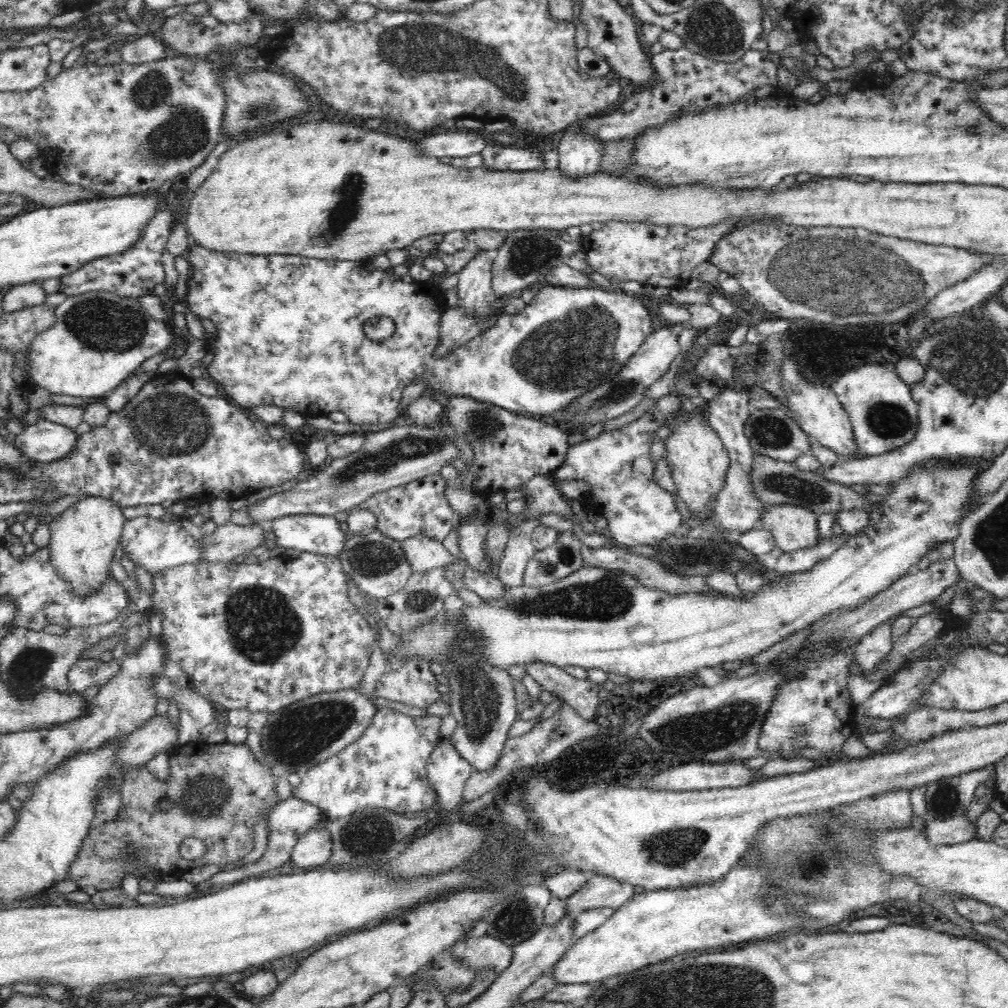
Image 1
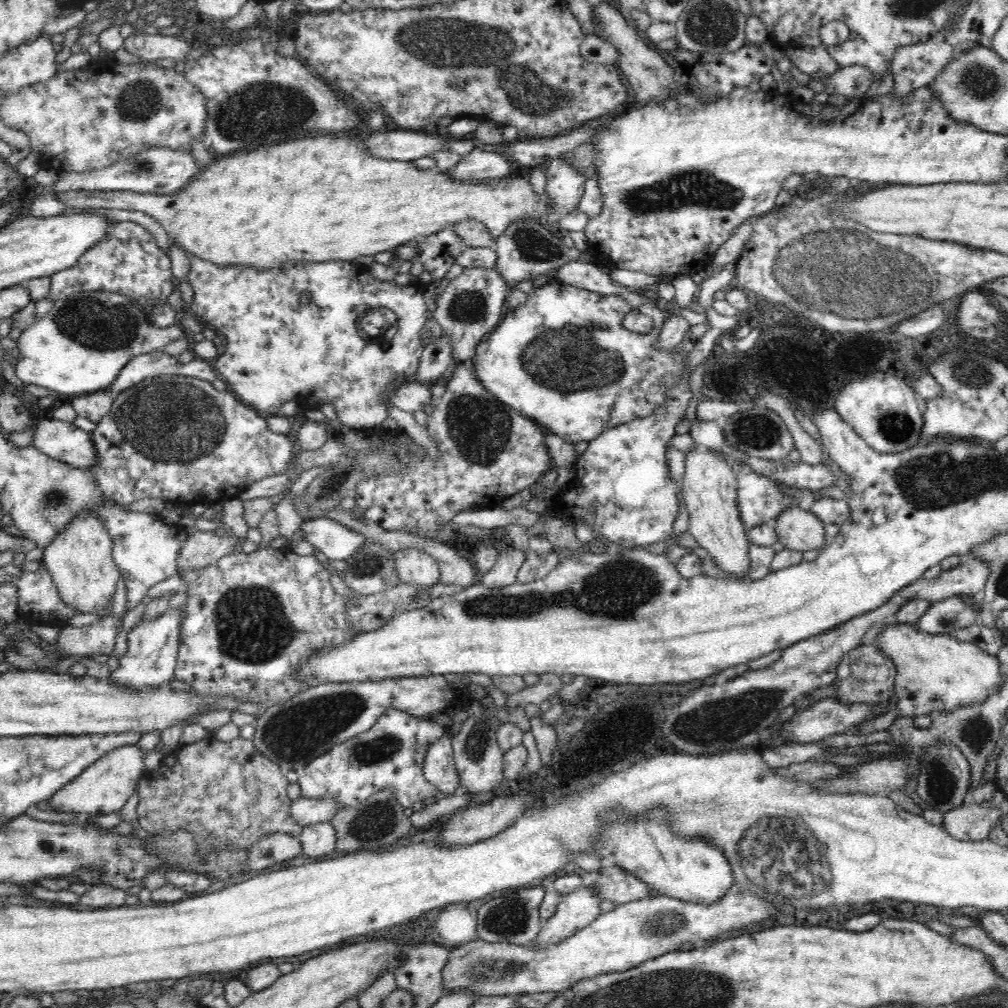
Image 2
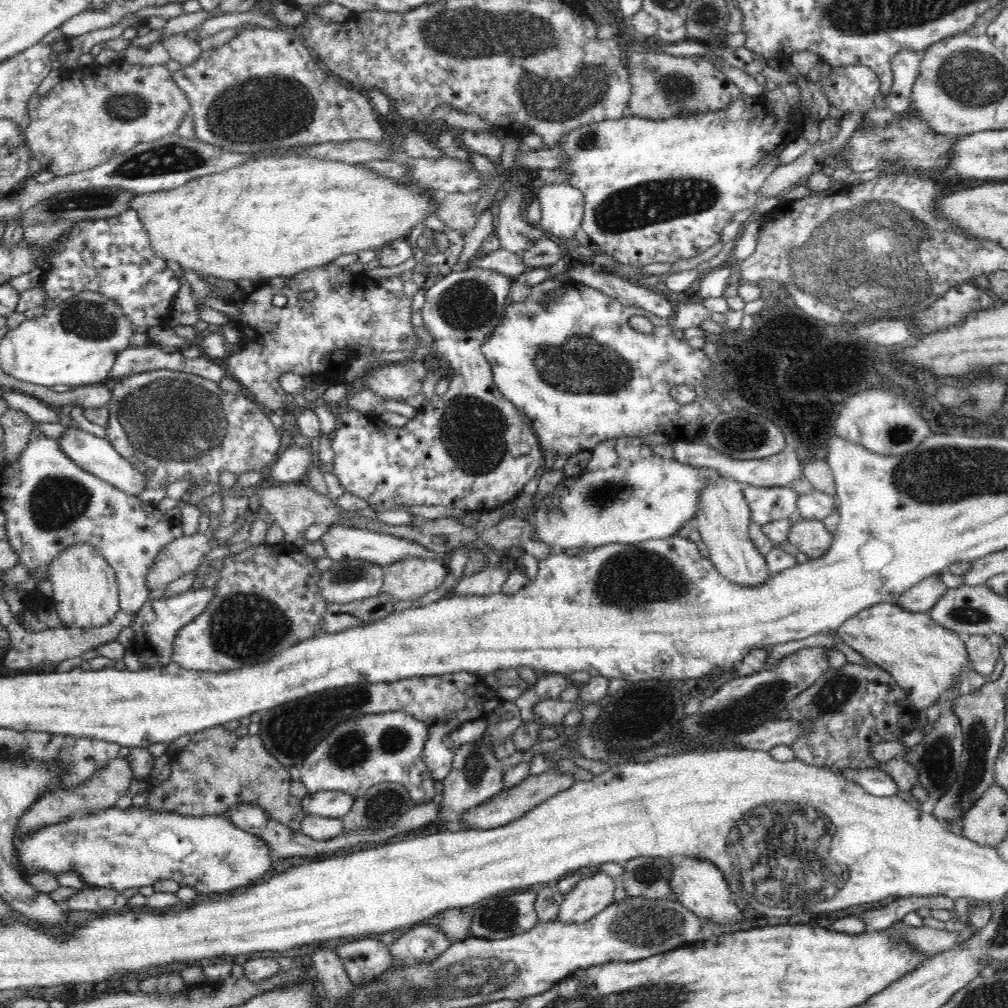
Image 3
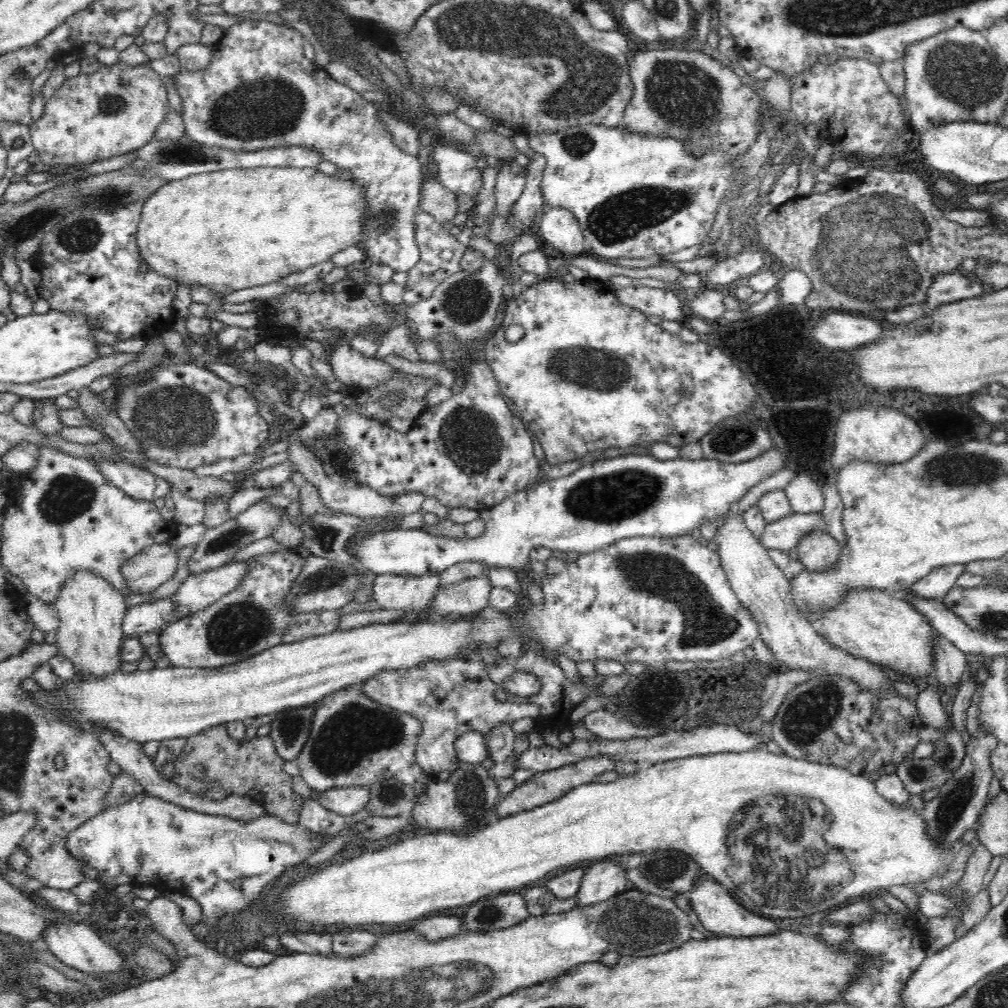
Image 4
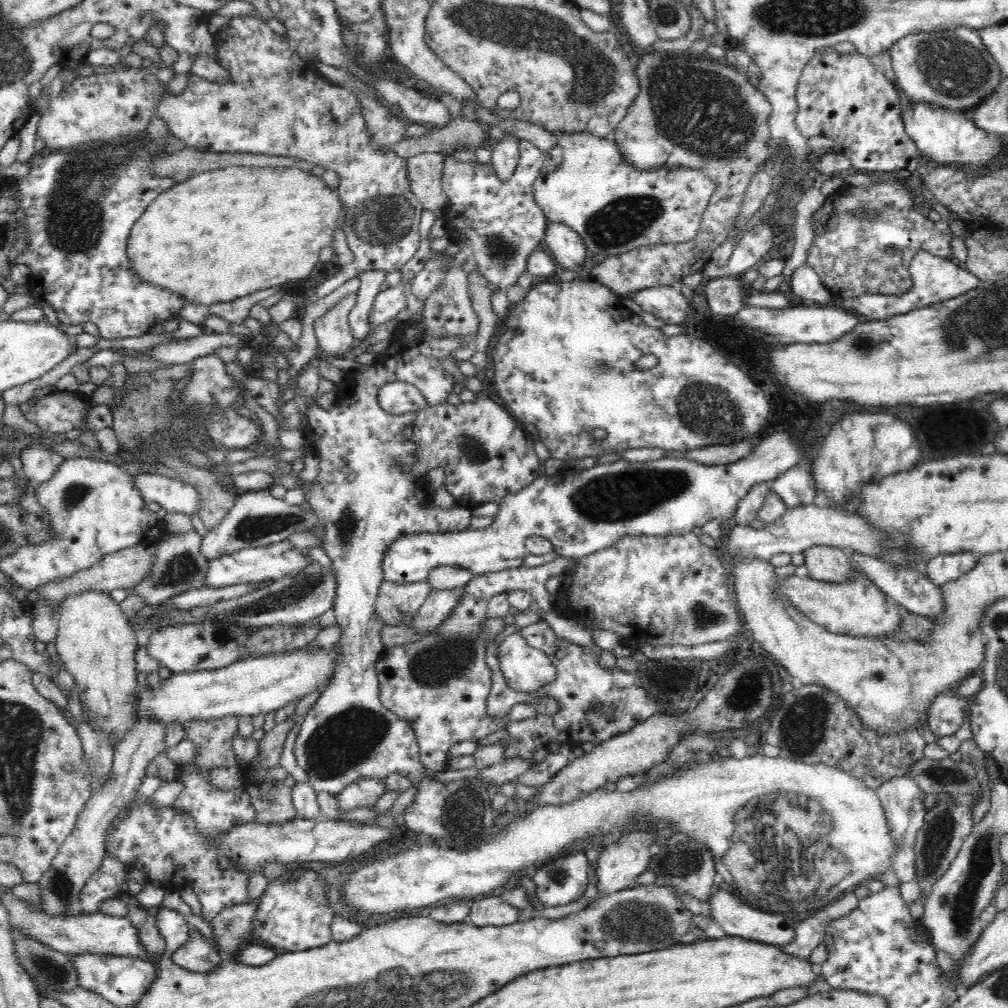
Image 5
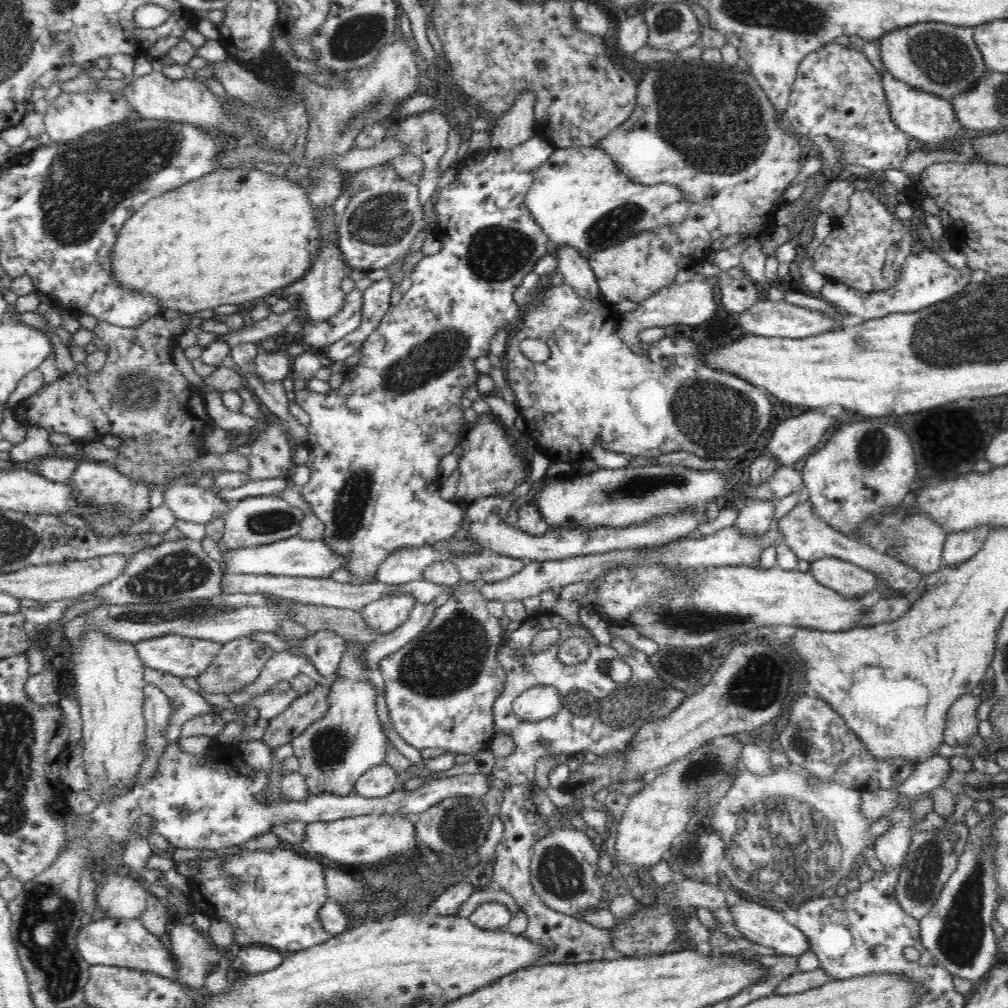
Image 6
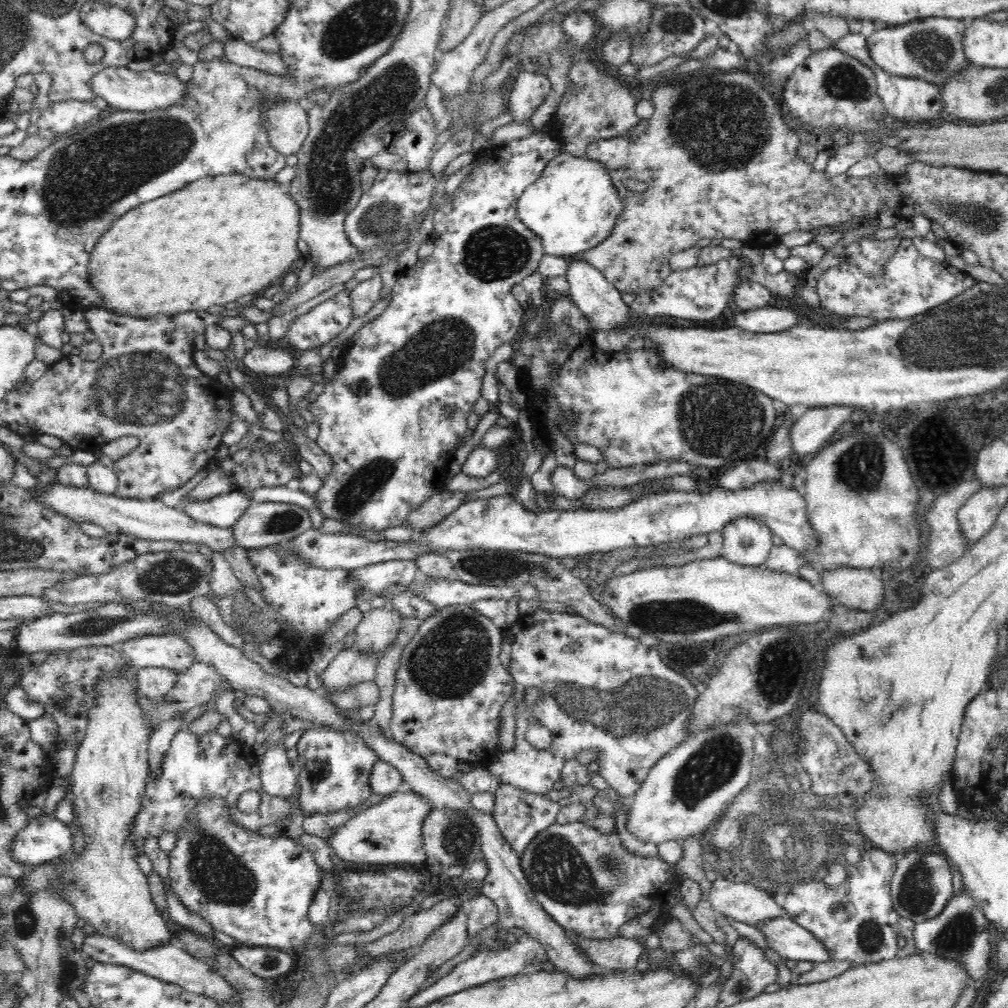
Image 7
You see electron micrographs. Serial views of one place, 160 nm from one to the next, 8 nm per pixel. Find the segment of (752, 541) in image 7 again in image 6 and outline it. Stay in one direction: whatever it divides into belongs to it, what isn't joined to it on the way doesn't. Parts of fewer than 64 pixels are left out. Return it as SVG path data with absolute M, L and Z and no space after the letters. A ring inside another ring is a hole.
M753 499L753 504L739 506L736 527L751 538L760 538L774 527L772 517L776 508L771 499Z

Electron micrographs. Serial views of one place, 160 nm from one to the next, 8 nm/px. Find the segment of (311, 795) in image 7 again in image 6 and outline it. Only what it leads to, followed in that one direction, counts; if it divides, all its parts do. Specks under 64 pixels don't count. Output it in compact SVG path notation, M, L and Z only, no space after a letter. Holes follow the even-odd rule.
M345 640L345 649L339 668L336 670L336 674L340 678L329 686L328 712L325 712L320 720L308 725L308 728L305 728L304 732L291 742L293 753L299 760L299 773L306 779L310 795L320 796L326 793L338 796L352 795L354 794L355 782L360 776L368 772L370 768L386 763L386 752L388 752L391 742L386 737L382 723L378 719L378 710L376 709L378 692L368 676L369 669L362 659L364 646L365 644L360 641L352 643L350 640Z

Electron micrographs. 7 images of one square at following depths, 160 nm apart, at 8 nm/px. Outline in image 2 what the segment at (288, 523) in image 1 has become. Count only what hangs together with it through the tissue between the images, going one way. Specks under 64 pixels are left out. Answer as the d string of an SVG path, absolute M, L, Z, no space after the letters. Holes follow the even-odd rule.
M328 517L306 519L299 530L304 533L303 540L330 560L347 561L356 550L368 544L364 536Z

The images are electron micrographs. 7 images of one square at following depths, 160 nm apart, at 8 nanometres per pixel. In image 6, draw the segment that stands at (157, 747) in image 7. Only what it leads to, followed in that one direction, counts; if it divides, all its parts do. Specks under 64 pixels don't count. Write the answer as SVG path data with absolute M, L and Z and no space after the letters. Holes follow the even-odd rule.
M144 668L145 685L154 685L162 690L176 708L171 710L166 739L177 742L181 736L182 725L190 718L201 714L216 713L220 715L222 708L211 706L199 693L186 688L183 679L159 672L152 668Z

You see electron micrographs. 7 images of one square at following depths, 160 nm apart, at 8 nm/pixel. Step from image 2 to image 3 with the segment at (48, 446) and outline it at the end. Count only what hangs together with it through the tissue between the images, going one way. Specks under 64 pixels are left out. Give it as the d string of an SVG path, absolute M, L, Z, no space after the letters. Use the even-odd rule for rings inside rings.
M69 426L63 435L57 439L64 454L73 460L80 468L91 472L94 476L116 486L128 495L139 495L145 488L145 476L138 472L129 460L124 460L120 453L108 442L108 439L100 438L84 431L79 426Z

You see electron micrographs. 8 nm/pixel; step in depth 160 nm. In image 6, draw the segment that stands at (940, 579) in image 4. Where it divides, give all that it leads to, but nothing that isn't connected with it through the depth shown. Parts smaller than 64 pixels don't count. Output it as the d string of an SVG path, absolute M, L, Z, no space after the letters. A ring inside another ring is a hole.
M980 526L972 528L972 531L955 533L947 537L942 552L943 567L956 567L966 563L982 549L990 534L987 526Z

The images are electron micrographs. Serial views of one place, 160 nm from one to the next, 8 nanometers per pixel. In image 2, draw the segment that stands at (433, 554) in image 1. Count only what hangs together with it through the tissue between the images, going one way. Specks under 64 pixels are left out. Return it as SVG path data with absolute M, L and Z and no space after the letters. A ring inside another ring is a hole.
M404 548L394 553L396 573L401 584L418 584L432 588L440 582L438 562L418 548Z

